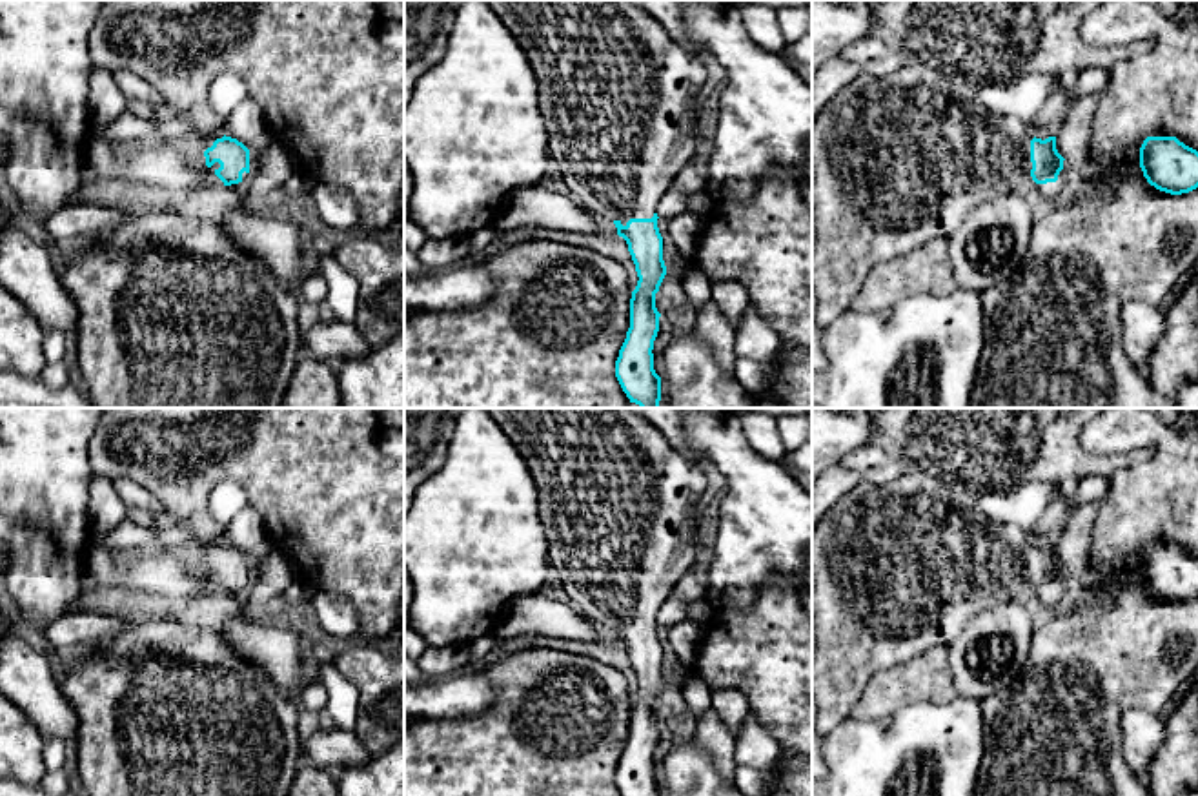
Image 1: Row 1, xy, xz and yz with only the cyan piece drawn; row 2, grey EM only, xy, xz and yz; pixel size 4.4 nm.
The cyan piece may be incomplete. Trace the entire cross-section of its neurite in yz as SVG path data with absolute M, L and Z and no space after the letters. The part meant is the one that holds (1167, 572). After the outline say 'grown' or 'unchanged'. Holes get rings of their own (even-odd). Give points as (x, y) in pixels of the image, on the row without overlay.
M1147 545L1140 556L1140 576L1160 599L1182 603L1198 596L1198 559L1176 545Z | unchanged

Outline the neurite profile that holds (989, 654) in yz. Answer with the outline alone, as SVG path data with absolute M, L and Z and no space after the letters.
M1001 601L974 616L959 638L947 645L956 696L985 701L1009 689L1029 659L1034 628L1021 601Z

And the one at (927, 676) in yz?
M936 645L905 663L878 672L865 687L850 718L879 719L918 701L945 705L954 696L949 650L945 645Z

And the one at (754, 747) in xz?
M748 712L736 734L736 761L743 767L770 770L779 758L777 741Z

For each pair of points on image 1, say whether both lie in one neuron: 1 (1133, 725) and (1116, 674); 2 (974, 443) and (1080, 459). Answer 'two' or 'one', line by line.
1: two
2: one

